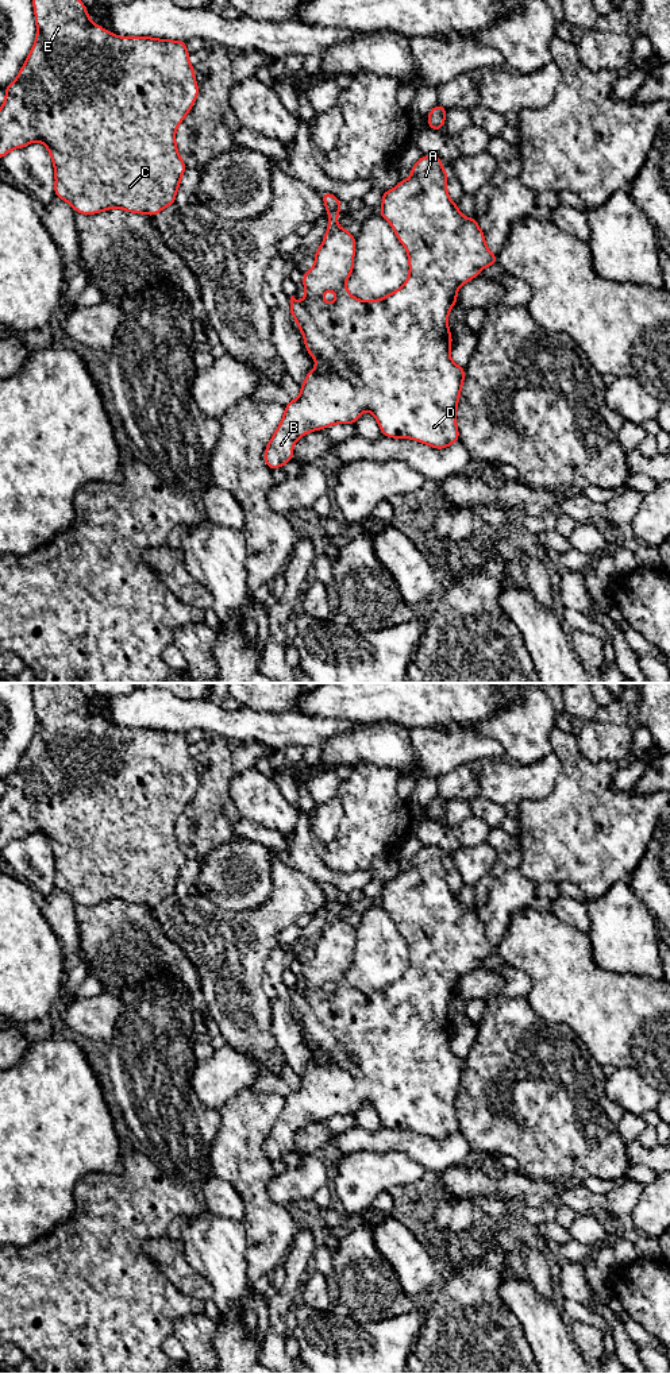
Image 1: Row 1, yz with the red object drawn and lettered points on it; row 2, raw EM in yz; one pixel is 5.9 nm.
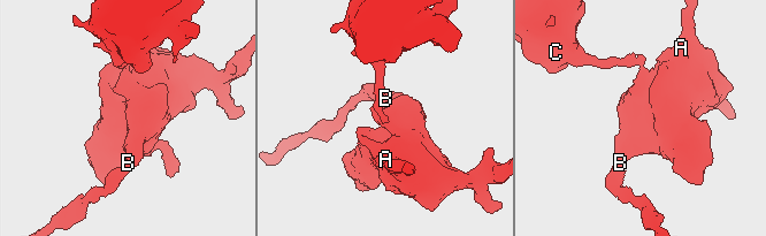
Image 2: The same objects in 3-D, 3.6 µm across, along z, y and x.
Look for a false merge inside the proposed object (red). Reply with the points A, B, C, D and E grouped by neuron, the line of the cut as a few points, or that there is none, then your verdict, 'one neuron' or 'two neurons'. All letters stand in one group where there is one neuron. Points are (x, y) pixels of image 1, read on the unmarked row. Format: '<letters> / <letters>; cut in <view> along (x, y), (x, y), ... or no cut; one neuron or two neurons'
A B D / C E; cut in yz along (337, 903), (330, 906); two neurons

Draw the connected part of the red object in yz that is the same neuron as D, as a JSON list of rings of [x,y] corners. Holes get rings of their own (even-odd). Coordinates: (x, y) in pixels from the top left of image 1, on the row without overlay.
[[[423,846],[411,860],[409,871],[400,871],[398,876],[390,881],[382,883],[381,902],[378,903],[393,919],[398,933],[407,939],[409,965],[404,976],[393,984],[371,992],[363,992],[355,989],[346,979],[346,973],[354,960],[355,945],[355,927],[338,916],[338,904],[330,906],[327,923],[323,929],[321,937],[315,942],[313,958],[303,965],[303,976],[305,981],[304,992],[299,993],[293,987],[290,988],[290,1006],[296,1011],[296,1016],[300,1019],[305,1034],[305,1042],[316,1051],[316,1058],[307,1064],[304,1074],[300,1077],[300,1088],[290,1091],[285,1097],[284,1108],[274,1122],[269,1135],[265,1139],[263,1151],[266,1157],[273,1162],[274,1159],[284,1158],[293,1150],[294,1134],[305,1127],[308,1123],[320,1122],[334,1115],[355,1115],[363,1101],[370,1103],[378,1114],[381,1124],[392,1130],[412,1130],[421,1135],[428,1135],[435,1141],[447,1139],[459,1131],[459,1123],[457,1118],[457,1099],[461,1088],[462,1076],[465,1073],[465,1058],[459,1058],[453,1053],[450,1047],[450,1039],[453,1026],[448,1022],[448,1003],[457,996],[457,985],[459,979],[474,970],[478,964],[494,954],[498,954],[498,947],[493,946],[486,937],[485,926],[478,918],[475,907],[463,908],[459,903],[458,895],[454,895],[447,883],[448,862],[442,860],[443,852],[436,846]],[[334,981],[336,984],[336,992],[327,995],[323,991],[323,984]]]

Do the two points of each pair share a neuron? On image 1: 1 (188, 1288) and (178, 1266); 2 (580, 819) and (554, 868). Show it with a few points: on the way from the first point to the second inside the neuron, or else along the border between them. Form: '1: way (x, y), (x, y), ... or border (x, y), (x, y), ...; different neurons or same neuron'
1: way (188, 1282), (178, 1272); same neuron
2: way (574, 832), (554, 852), (554, 856); same neuron

